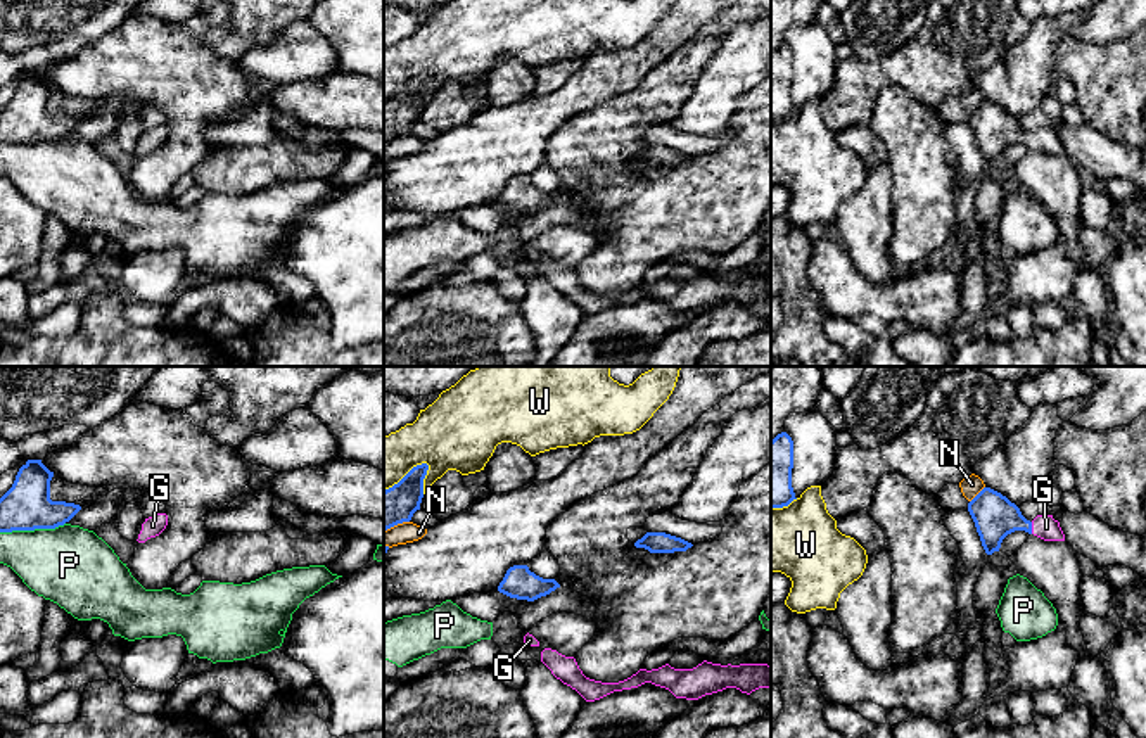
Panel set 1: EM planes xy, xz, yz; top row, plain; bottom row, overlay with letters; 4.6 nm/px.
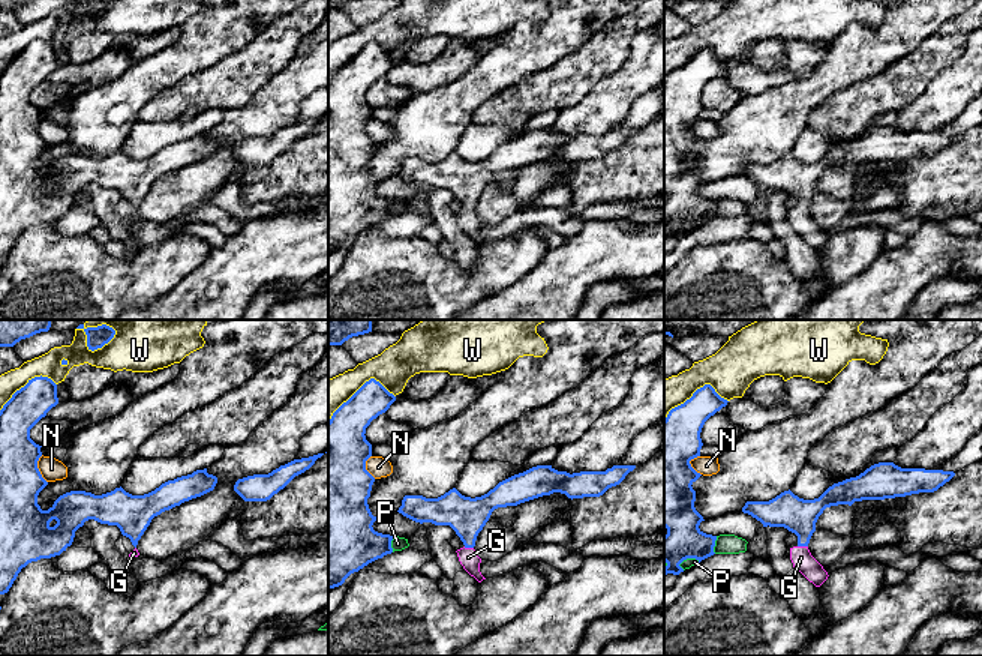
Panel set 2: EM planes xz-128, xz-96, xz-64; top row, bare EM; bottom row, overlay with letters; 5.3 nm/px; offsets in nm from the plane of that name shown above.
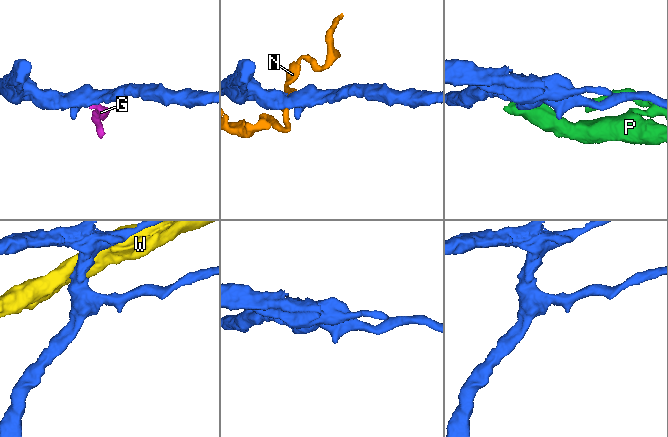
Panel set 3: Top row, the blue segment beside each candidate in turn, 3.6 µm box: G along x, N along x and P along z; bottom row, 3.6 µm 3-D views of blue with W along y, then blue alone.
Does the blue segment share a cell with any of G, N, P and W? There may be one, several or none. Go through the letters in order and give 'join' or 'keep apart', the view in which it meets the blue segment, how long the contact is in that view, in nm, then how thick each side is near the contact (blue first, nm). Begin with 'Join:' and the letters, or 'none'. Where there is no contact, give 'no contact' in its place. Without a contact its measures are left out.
Join: G
G: join; contact in yz; length 60 nm; calibres 200 and 110 nm
N: keep apart; contact in yz; length 100 nm; calibres 200 and 100 nm
P: keep apart; contact in xy; length 300 nm; calibres 220 and 380 nm
W: keep apart; contact in xz; length 240 nm; calibres 180 and 320 nm

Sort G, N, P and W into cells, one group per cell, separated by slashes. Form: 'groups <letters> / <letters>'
groups G / N / P / W

